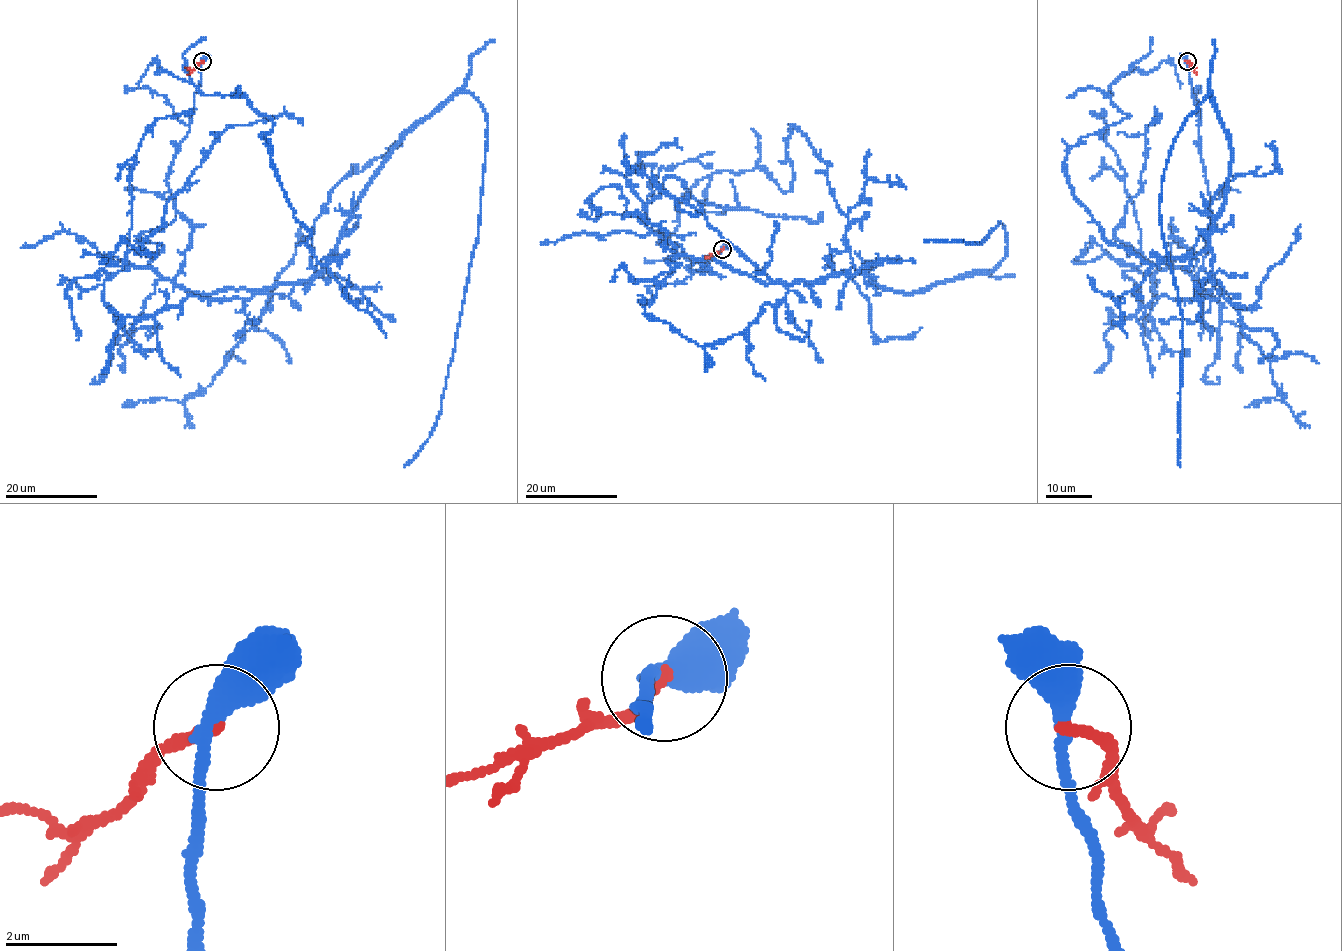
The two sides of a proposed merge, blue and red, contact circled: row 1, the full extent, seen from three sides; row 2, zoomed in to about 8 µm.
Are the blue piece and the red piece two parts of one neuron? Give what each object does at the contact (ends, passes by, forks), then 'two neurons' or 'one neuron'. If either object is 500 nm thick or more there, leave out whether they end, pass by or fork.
blue passes by; red ends there; two neurons

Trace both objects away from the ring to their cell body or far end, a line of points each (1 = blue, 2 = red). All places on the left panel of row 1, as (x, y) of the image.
1: (203, 61), (167, 178), (201, 294), (312, 278), (402, 137), (486, 112), (404, 465)
2: (203, 61), (192, 69), (184, 68)

